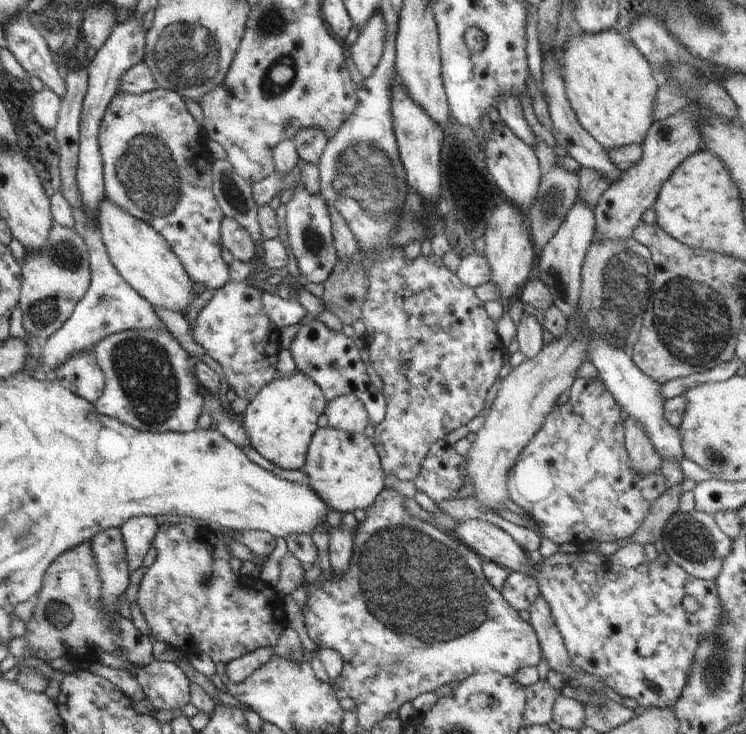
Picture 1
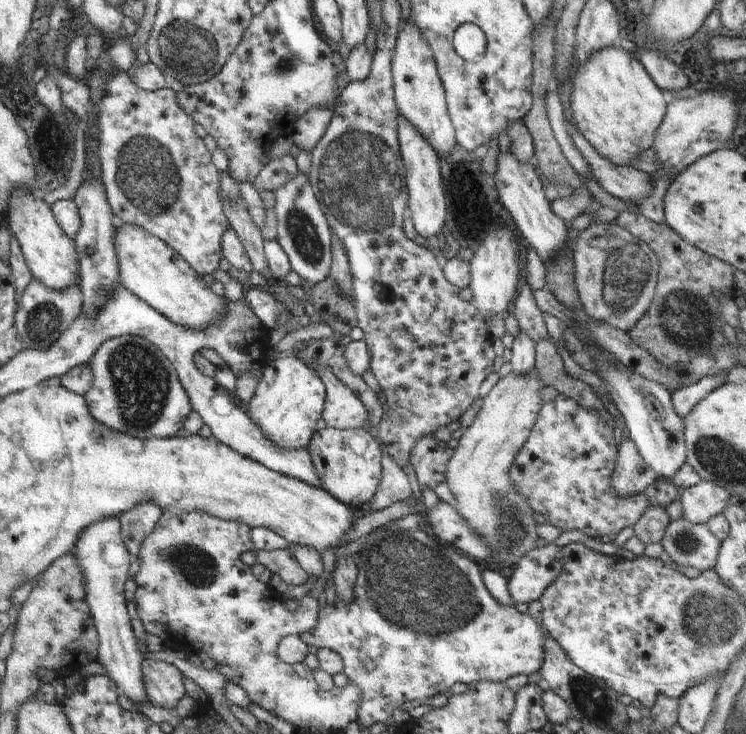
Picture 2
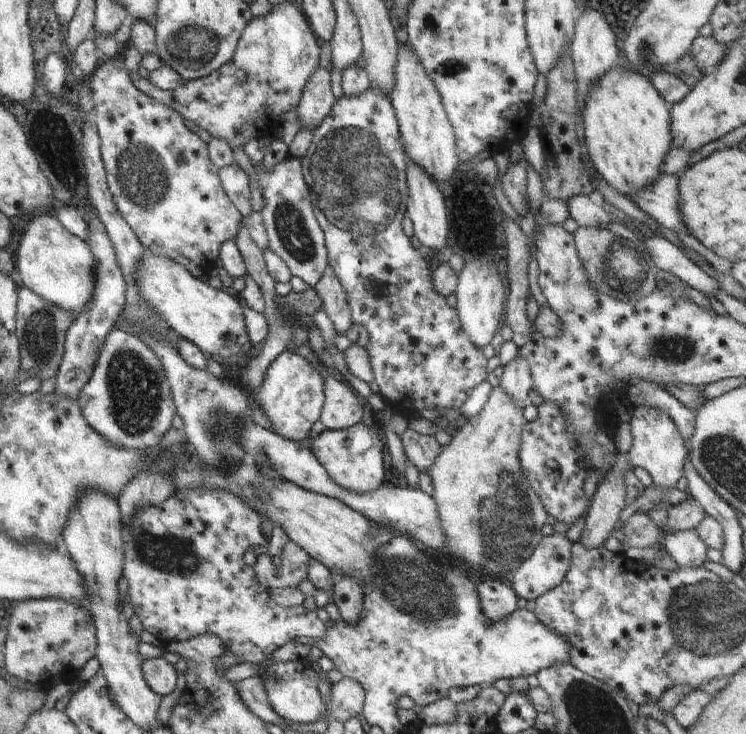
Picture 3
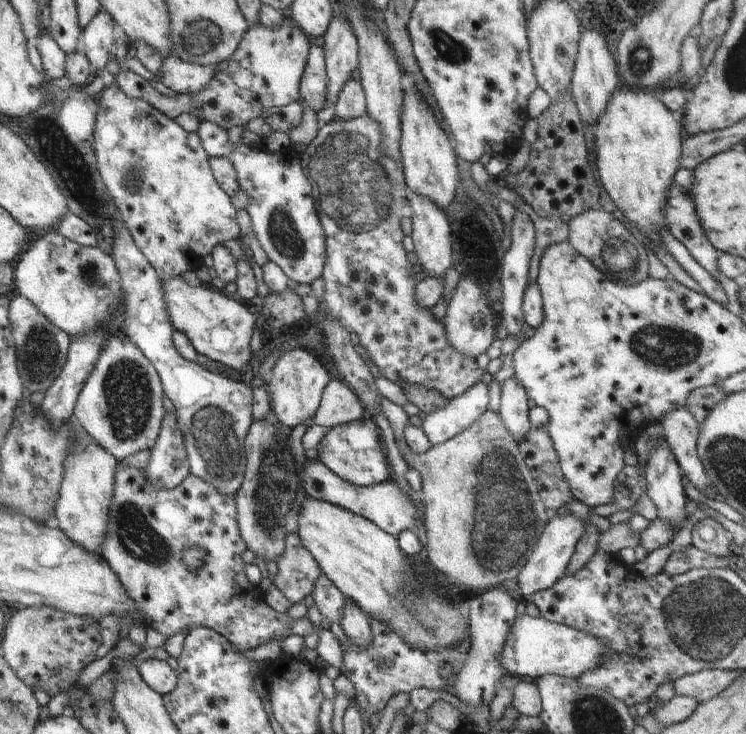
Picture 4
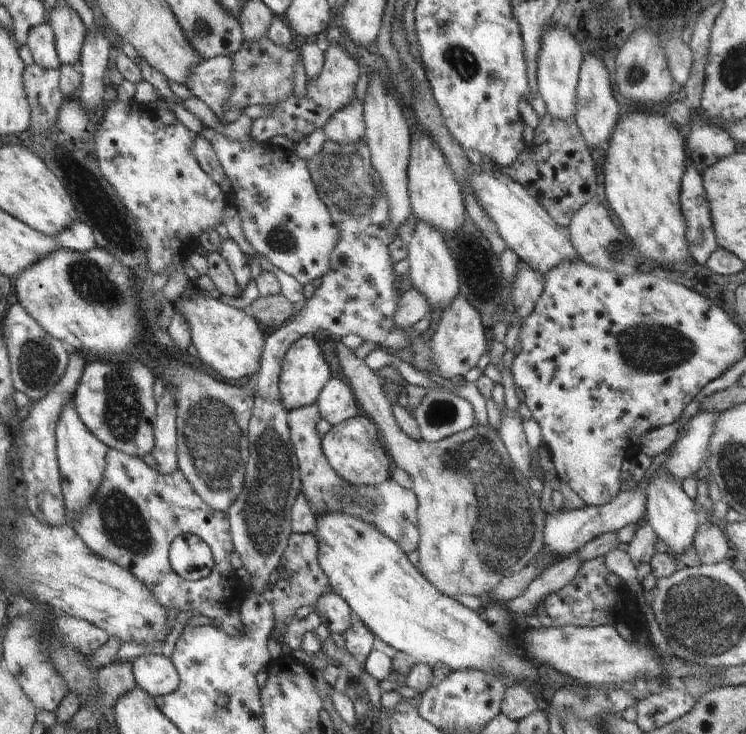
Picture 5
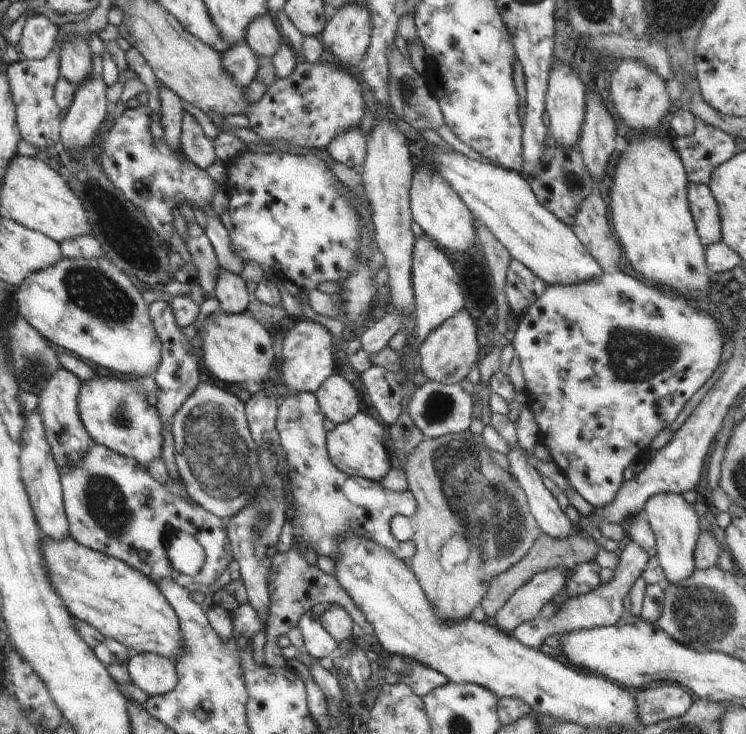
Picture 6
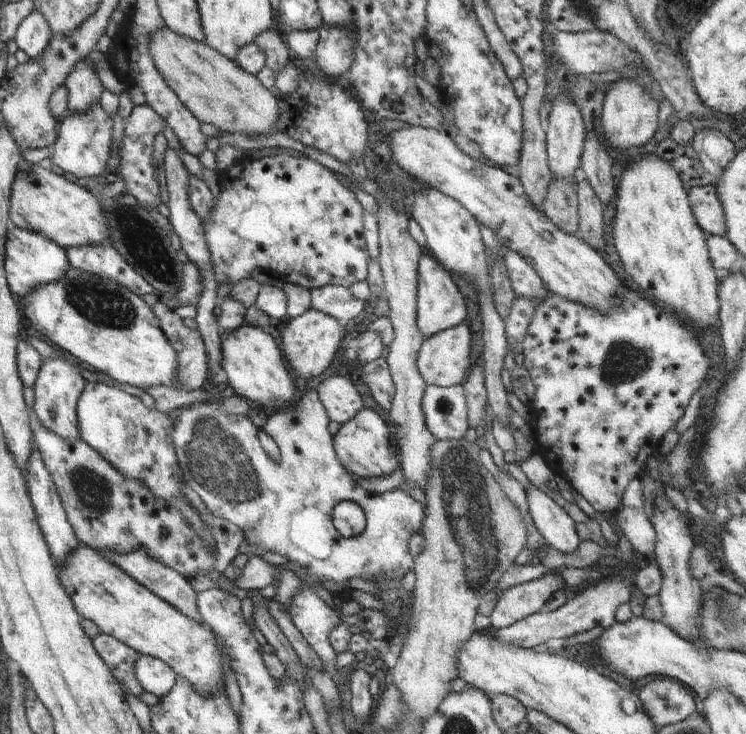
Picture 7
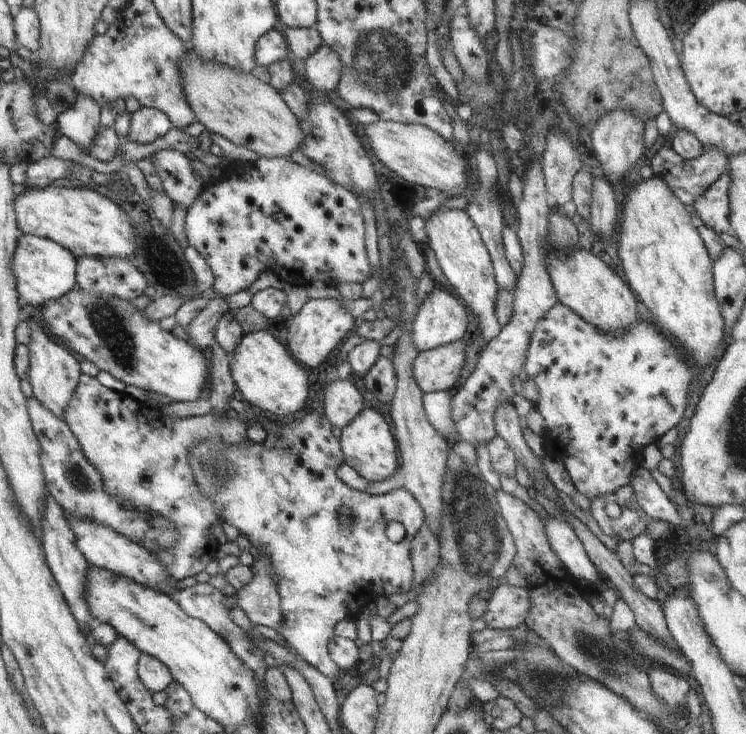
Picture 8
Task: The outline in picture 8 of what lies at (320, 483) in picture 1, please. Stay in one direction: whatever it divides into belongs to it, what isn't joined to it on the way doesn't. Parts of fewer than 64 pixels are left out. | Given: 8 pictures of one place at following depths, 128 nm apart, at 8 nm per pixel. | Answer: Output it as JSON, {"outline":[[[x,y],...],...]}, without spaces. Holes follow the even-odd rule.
{"outline":[[[371,406],[363,409],[344,429],[339,441],[345,463],[368,480],[376,483],[394,476],[400,466],[400,453],[388,422]]]}

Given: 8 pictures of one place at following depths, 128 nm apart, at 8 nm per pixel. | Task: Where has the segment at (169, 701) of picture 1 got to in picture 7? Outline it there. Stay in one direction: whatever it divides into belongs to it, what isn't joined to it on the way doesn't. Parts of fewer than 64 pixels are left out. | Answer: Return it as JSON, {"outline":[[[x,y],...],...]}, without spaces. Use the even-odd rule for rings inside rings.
{"outline":[[[141,655],[135,665],[135,676],[145,692],[164,697],[175,686],[177,675],[161,659]]]}

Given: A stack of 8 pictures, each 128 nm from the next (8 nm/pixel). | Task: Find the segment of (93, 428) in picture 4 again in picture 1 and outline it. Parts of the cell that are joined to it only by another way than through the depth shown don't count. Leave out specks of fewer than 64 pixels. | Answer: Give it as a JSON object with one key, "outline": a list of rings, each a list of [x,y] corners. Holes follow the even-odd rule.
{"outline":[[[158,328],[124,330],[102,338],[92,350],[106,378],[104,390],[93,404],[97,412],[144,432],[186,433],[198,429],[198,418],[204,410],[201,386],[194,375],[199,359],[191,356],[168,330]]]}

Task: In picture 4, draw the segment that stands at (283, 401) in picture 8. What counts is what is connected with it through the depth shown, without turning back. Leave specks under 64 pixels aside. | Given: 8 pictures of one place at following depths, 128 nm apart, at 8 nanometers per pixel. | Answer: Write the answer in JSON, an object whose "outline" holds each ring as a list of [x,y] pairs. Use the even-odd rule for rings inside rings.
{"outline":[[[180,277],[162,284],[172,327],[186,334],[198,355],[232,370],[242,371],[252,358],[251,341],[256,329],[256,320],[248,304],[240,304],[209,285],[188,286]]]}

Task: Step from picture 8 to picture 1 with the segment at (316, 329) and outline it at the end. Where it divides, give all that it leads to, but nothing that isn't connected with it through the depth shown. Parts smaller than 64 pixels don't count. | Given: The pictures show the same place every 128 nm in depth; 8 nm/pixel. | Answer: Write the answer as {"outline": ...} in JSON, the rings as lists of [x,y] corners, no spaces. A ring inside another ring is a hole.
{"outline":[[[296,371],[292,376],[281,376],[266,384],[251,400],[244,411],[242,428],[250,440],[250,446],[278,468],[285,470],[303,470],[307,448],[312,435],[318,428],[318,418],[324,414],[327,402],[324,392],[314,384],[306,374]]]}

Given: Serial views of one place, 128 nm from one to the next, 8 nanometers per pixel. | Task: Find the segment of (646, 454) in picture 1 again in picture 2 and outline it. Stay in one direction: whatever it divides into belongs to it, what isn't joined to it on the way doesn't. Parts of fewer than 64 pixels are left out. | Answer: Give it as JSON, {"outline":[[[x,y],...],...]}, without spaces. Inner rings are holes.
{"outline":[[[622,437],[619,444],[618,460],[614,474],[610,476],[610,486],[618,496],[636,496],[652,486],[658,478],[654,468],[650,468],[636,448],[634,442]]]}

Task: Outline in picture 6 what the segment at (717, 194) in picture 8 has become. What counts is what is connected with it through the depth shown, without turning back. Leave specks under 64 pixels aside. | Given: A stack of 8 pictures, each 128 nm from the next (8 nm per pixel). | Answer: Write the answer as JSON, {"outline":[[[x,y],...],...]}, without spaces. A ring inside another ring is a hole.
{"outline":[[[688,183],[688,206],[696,225],[696,232],[704,248],[720,242],[722,235],[718,203],[708,185]]]}

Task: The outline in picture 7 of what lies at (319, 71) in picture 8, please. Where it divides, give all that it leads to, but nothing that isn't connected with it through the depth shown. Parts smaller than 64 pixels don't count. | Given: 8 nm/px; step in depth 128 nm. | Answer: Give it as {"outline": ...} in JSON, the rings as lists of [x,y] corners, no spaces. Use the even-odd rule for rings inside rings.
{"outline":[[[323,25],[318,30],[319,42],[313,60],[321,74],[335,80],[349,72],[355,41],[345,29],[339,27],[329,28]]]}

